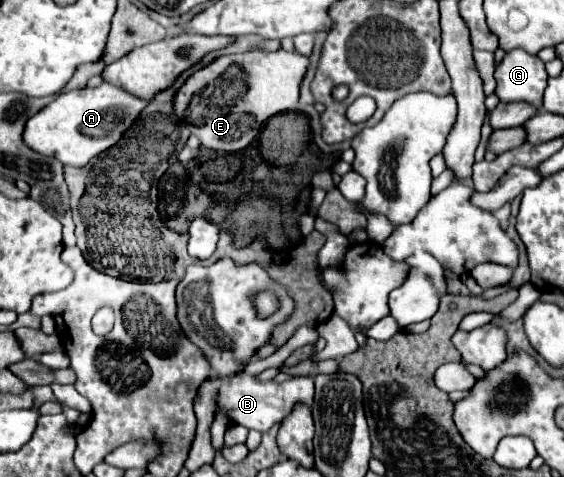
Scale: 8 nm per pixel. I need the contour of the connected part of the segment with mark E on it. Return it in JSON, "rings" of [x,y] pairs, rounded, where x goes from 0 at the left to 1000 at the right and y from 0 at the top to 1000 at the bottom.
{"rings":[[[502,103],[488,111],[445,107],[388,119],[332,166],[314,199],[310,237],[356,291],[360,308],[402,321],[434,312],[477,245],[527,229],[530,182],[544,140],[548,119]]]}

